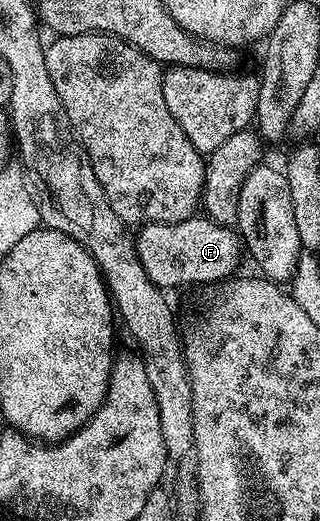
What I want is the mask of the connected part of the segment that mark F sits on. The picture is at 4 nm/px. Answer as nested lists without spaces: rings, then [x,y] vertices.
[[[192,217],[176,223],[149,223],[140,226],[138,231],[134,236],[137,257],[141,261],[145,273],[149,273],[149,281],[153,281],[164,289],[185,287],[189,283],[203,283],[199,285],[222,283],[238,272],[235,270],[239,267],[239,258],[244,258],[245,255],[245,248],[238,230],[221,223],[215,223],[206,217]]]

